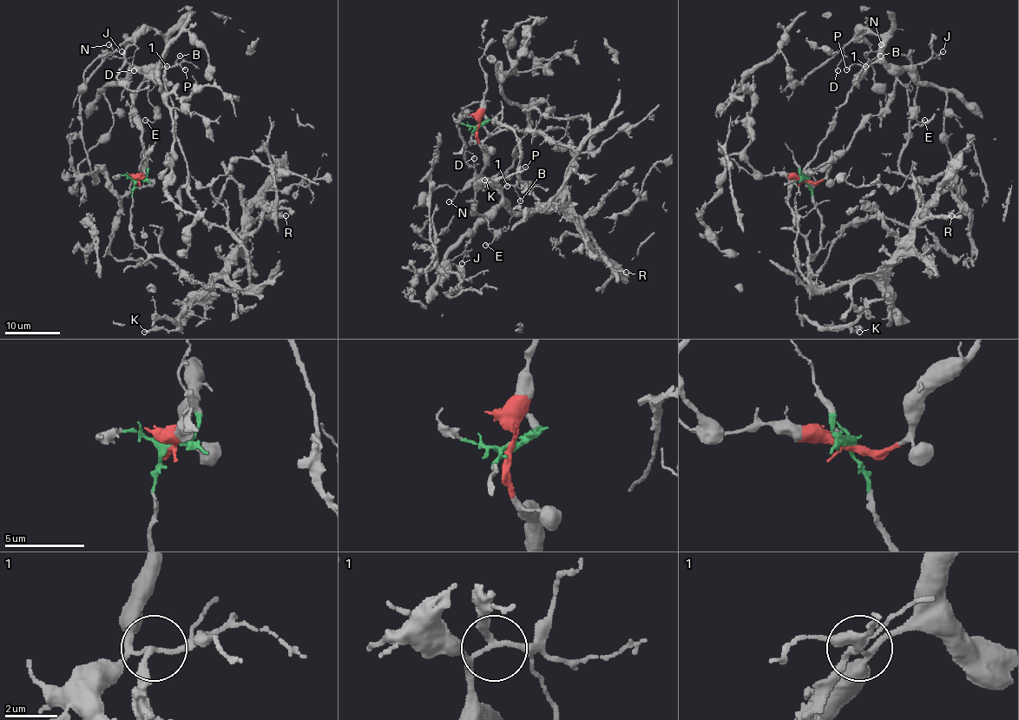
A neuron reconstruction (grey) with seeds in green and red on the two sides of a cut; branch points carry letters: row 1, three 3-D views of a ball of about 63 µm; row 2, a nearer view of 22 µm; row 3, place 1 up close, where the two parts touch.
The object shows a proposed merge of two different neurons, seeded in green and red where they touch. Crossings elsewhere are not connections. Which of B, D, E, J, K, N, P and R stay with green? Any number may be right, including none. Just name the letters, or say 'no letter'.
K, R

